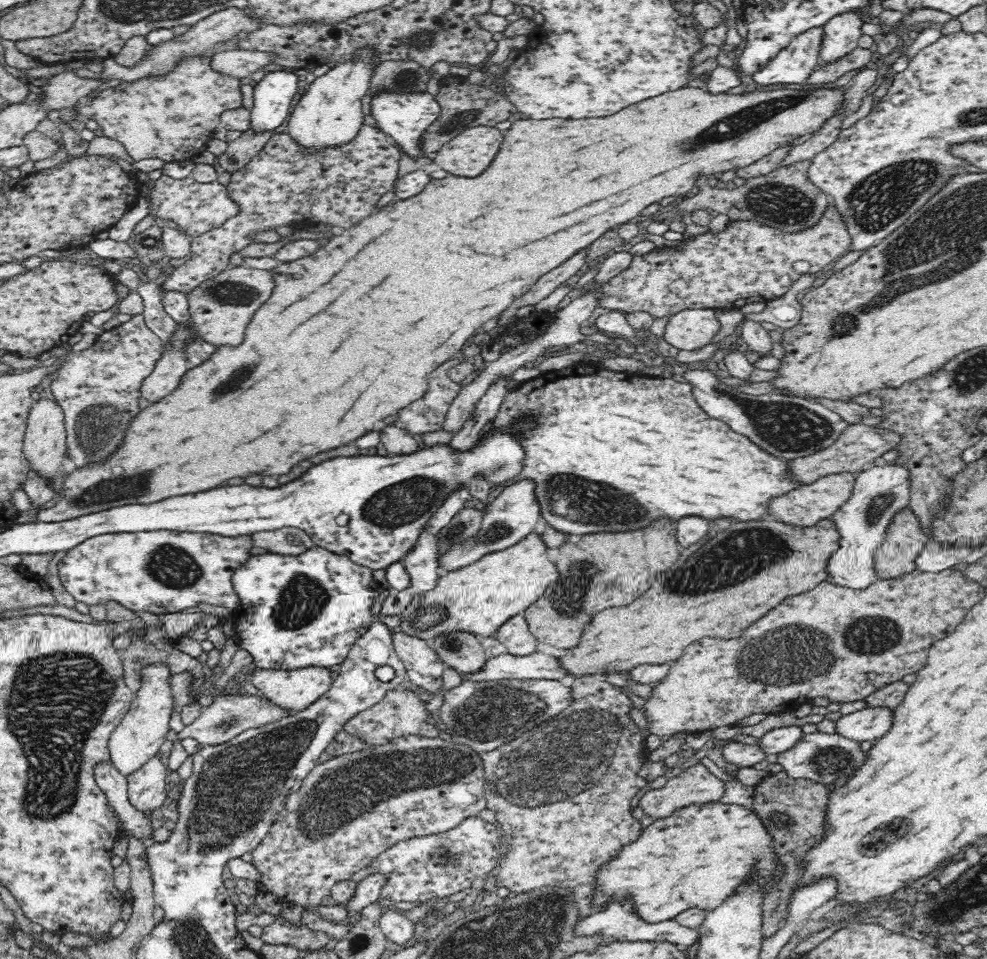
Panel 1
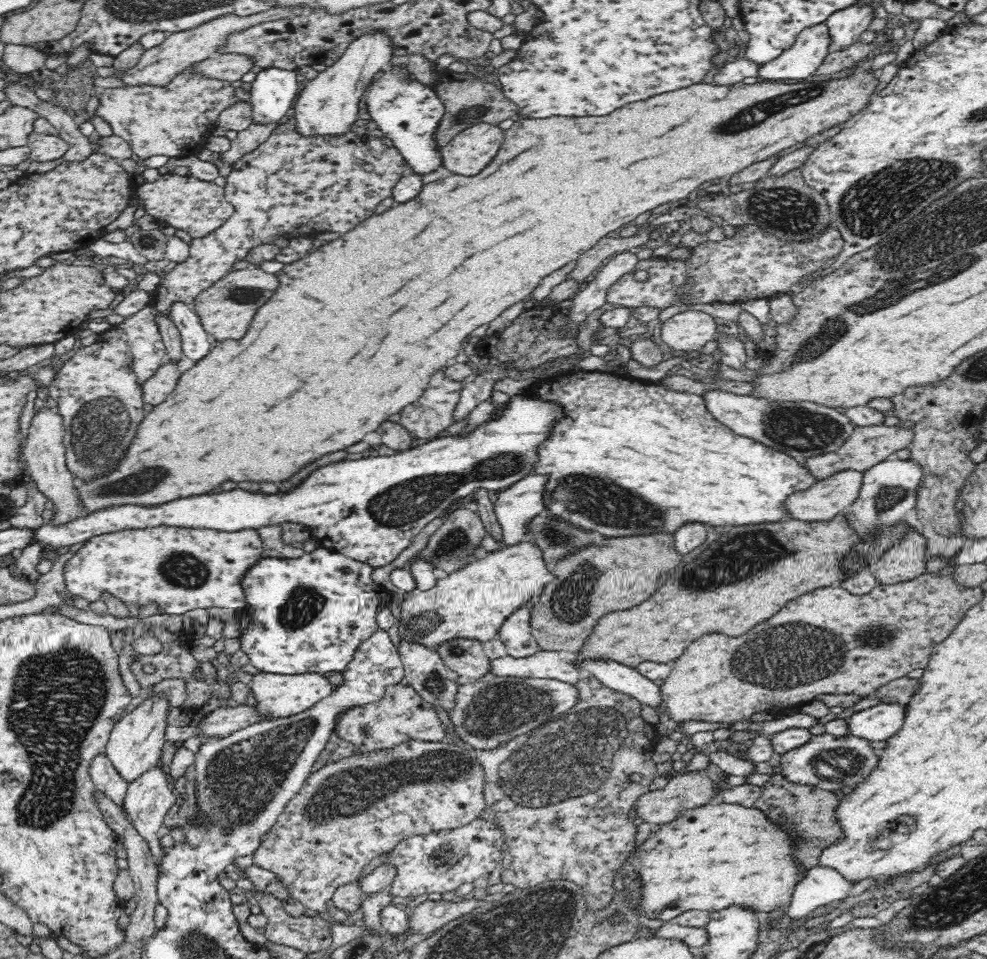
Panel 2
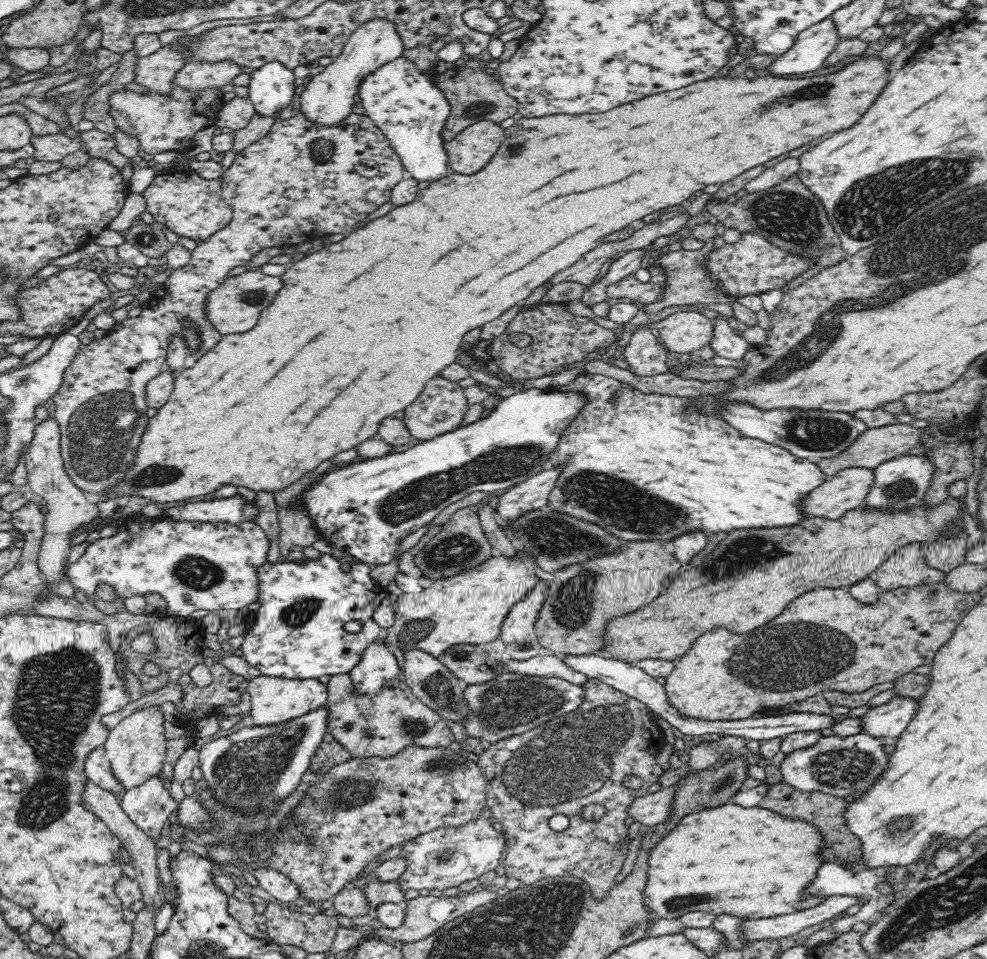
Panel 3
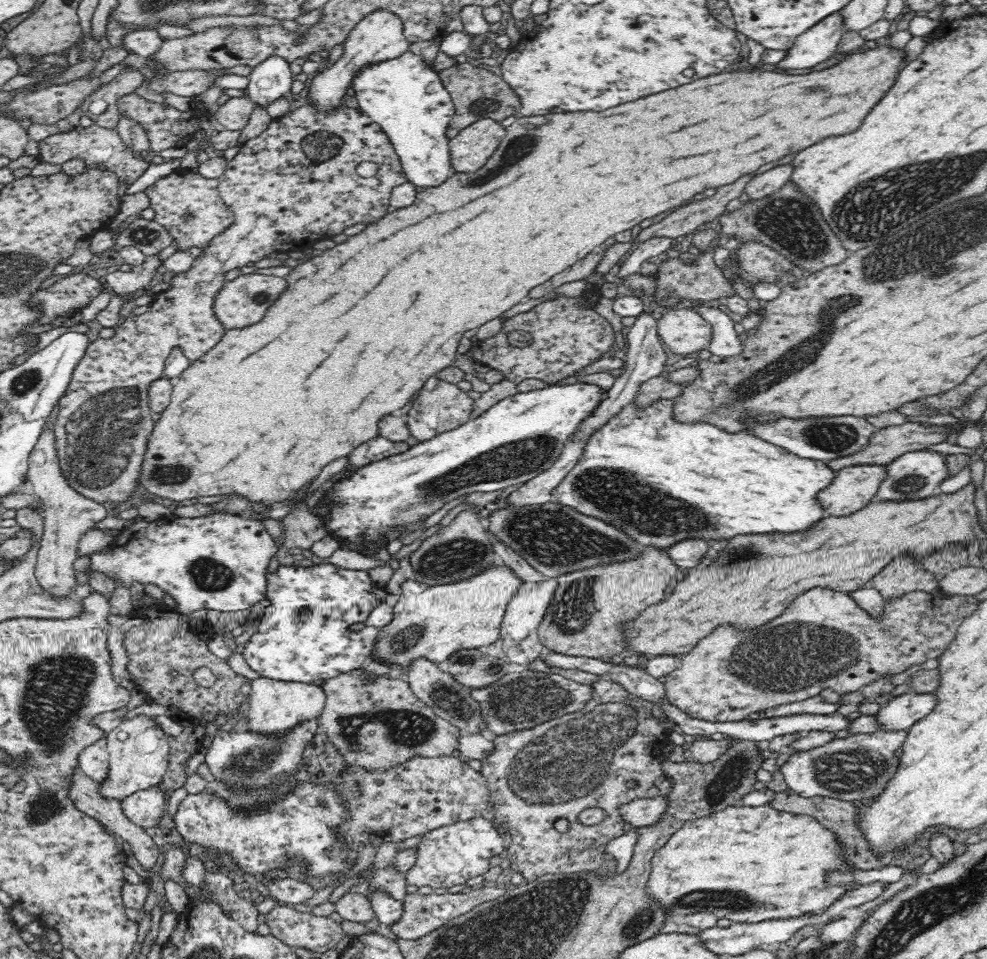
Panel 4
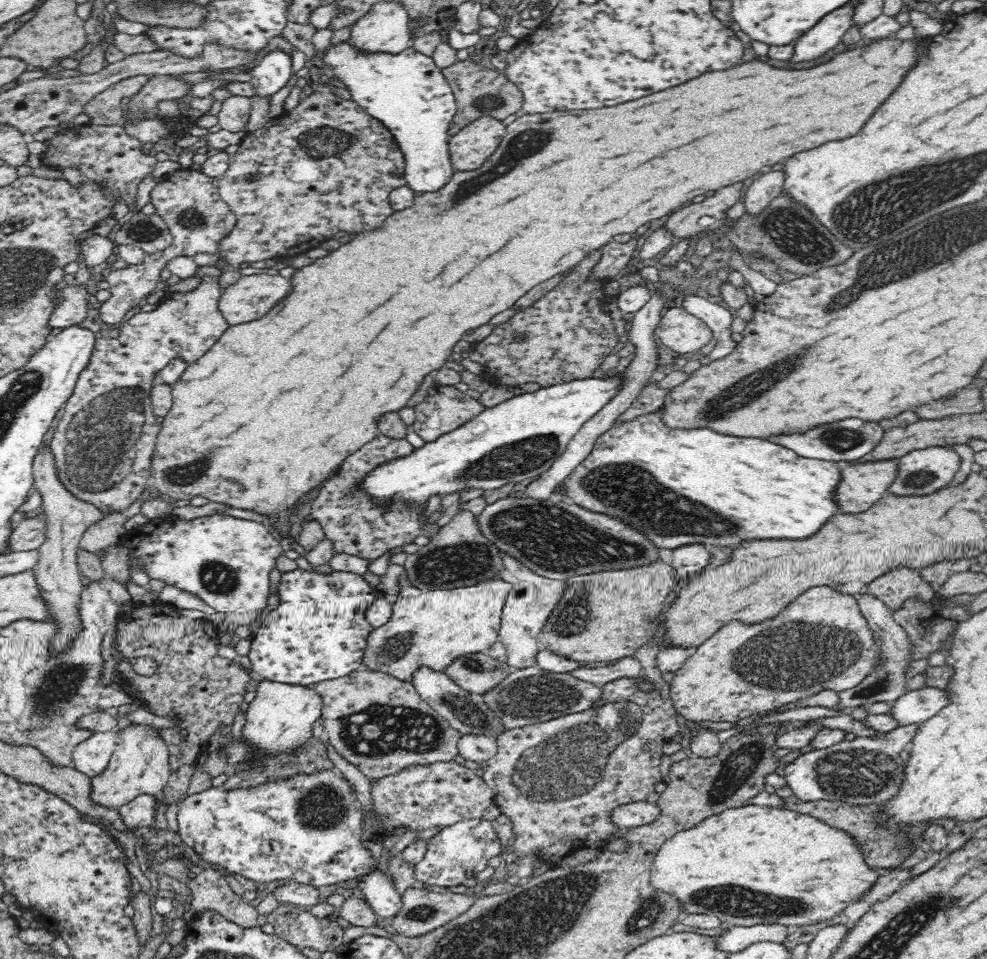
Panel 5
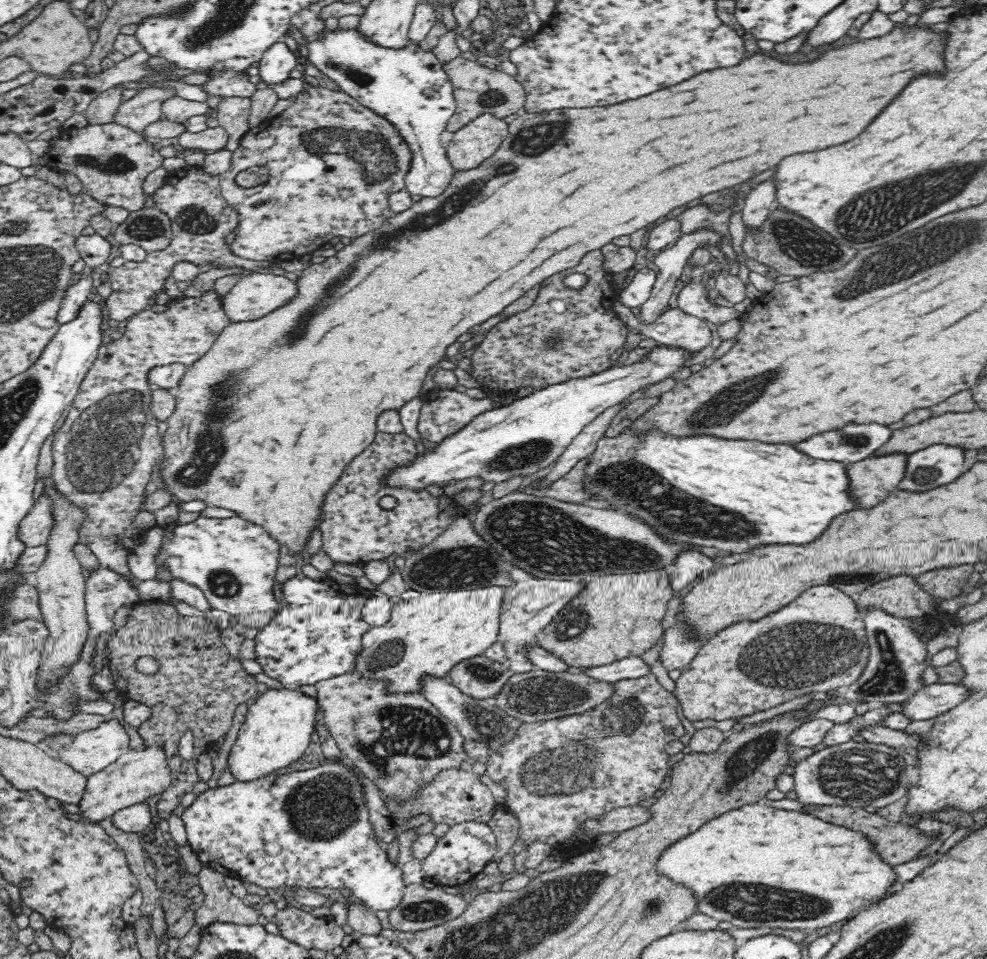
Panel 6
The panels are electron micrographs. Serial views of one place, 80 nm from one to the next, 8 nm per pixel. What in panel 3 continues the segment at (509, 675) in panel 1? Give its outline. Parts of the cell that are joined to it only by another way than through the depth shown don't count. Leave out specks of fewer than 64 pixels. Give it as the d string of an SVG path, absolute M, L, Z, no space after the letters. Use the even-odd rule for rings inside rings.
M542 652L526 660L506 660L501 662L503 672L516 673L528 676L539 676L544 678L560 678L572 684L582 685L588 676L576 672L570 668L556 653Z

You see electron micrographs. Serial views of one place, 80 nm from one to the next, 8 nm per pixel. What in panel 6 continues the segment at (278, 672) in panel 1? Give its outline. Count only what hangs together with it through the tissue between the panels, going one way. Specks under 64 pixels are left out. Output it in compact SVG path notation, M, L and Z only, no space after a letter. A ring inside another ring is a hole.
M281 686L279 688L267 687L250 706L245 714L245 721L239 729L236 745L232 748L228 758L228 769L237 781L255 781L256 778L270 774L276 768L289 768L289 765L298 760L311 743L310 737L314 734L314 718L318 712L316 698L306 695L299 688Z

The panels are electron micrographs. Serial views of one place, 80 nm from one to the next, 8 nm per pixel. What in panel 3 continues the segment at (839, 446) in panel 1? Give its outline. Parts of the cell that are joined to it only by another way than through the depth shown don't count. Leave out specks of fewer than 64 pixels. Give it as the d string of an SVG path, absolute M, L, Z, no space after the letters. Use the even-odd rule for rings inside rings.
M908 423L888 424L880 428L866 428L846 450L838 452L836 456L828 456L816 460L825 477L835 476L845 468L876 468L879 464L904 454L912 446L918 445L920 440L920 429L913 428Z

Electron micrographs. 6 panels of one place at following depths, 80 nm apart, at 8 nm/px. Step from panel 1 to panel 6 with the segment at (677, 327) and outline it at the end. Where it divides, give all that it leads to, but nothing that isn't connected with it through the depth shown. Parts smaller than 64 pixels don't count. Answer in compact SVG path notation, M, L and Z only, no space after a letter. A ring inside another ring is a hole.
M618 300L611 310L632 330L639 332L643 338L651 338L670 348L682 348L690 354L701 351L714 340L714 329L708 322L679 307L668 308L653 323L641 324L630 308Z

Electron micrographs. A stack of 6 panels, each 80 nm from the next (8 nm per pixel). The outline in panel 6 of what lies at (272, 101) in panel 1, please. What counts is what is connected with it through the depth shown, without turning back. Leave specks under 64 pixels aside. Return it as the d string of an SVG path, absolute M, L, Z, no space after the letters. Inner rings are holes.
M283 40L276 42L264 52L259 60L258 75L261 78L260 86L274 86L290 77L294 68L301 66L296 56L286 47Z

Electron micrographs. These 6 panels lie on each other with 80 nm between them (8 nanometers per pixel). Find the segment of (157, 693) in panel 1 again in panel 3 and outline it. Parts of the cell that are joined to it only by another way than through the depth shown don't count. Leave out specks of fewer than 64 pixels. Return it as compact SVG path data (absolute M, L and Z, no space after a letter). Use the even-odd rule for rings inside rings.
M156 705L123 718L120 724L109 732L104 744L105 753L111 762L114 776L123 784L126 791L144 782L148 776L161 772L168 743L164 723L161 705Z

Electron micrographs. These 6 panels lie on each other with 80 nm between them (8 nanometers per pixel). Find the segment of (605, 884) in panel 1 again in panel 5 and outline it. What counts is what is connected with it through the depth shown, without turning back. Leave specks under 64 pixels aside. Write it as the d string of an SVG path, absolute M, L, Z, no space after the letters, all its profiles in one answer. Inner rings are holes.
M745 804L738 808L728 808L718 814L718 816L710 816L706 818L704 822L696 824L694 828L686 830L686 832L678 832L674 834L662 848L660 852L656 854L656 860L654 860L654 866L652 866L652 876L650 876L650 884L652 888L656 890L662 890L666 894L672 894L674 898L678 898L682 902L682 906L686 908L686 912L690 914L710 914L716 916L720 921L729 923L730 926L754 926L756 924L786 924L794 927L806 926L806 924L812 924L812 922L818 922L818 920L830 920L834 918L836 914L842 912L846 908L846 904L856 902L860 899L879 879L876 869L868 867L864 863L864 856L862 856L862 850L854 844L854 840L850 836L846 836L846 832L842 830L836 830L826 826L824 822L812 818L812 816L806 816L806 814L800 814L800 812L788 812L784 808L774 808L770 806L756 806ZM836 856L836 858L834 858ZM692 880L698 880L694 886L692 886ZM764 894L770 894L768 902L764 898Z

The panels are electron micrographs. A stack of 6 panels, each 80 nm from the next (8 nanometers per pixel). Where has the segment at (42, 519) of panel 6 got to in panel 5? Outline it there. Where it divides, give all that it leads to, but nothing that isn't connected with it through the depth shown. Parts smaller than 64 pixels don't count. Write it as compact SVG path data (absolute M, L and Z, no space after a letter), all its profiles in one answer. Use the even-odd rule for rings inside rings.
M35 517L17 523L8 538L8 552L26 552L37 550L46 534L46 520Z

